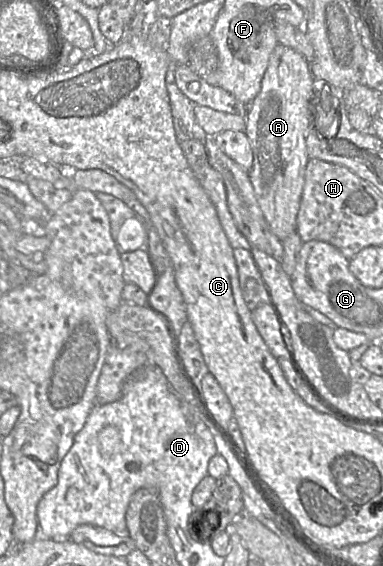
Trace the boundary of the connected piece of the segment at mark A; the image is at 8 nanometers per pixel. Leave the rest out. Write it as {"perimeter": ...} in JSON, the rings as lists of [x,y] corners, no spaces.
{"perimeter":[[[278,44],[270,55],[260,91],[249,105],[246,114],[244,132],[249,139],[253,153],[253,163],[248,176],[270,232],[281,242],[297,228],[297,213],[300,208],[305,168],[309,160],[306,151],[306,134],[310,123],[313,82],[314,77],[309,62],[304,56],[292,48]]]}

